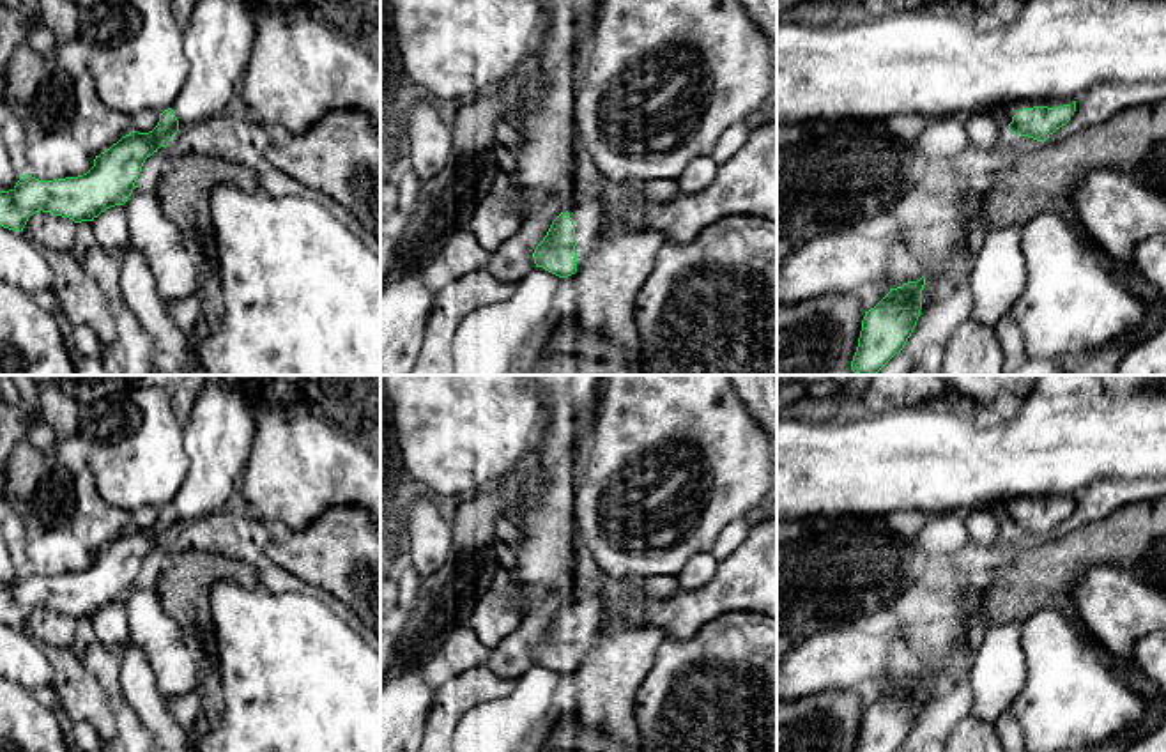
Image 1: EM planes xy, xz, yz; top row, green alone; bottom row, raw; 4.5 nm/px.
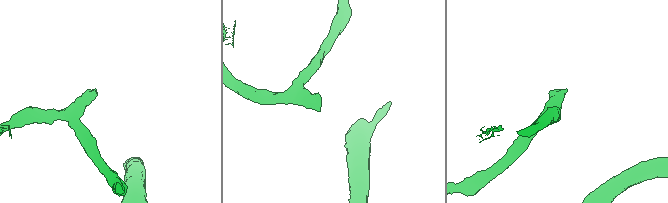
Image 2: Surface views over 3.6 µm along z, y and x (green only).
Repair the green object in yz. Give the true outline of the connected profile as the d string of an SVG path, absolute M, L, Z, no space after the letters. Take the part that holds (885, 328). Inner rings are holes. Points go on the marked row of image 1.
M925 278L908 281L890 292L862 320L858 347L851 370L876 375L911 336L922 310Z

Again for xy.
M198 0L189 27L184 28L182 48L189 74L173 104L159 113L157 126L149 133L131 131L110 149L96 156L94 166L78 177L39 180L30 173L19 177L9 191L0 191L0 226L23 232L35 212L69 218L74 223L94 221L110 207L124 205L149 156L166 147L184 126L218 117L235 106L235 85L242 78L267 0Z

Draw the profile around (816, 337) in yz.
M826 294L777 306L777 375L860 375L851 370L865 310L856 294Z

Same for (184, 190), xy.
M170 154L156 196L166 219L184 235L196 255L200 272L200 306L203 320L214 324L225 311L219 292L218 244L211 219L211 193L230 184L242 191L260 186L258 175L246 165L200 154Z

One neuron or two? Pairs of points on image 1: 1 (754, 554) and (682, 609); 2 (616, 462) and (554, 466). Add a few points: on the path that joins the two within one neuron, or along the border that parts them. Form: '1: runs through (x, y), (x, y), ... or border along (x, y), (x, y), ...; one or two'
1: runs through (736, 572), (699, 607); one
2: border along (595, 423), (588, 480), (575, 505); two

